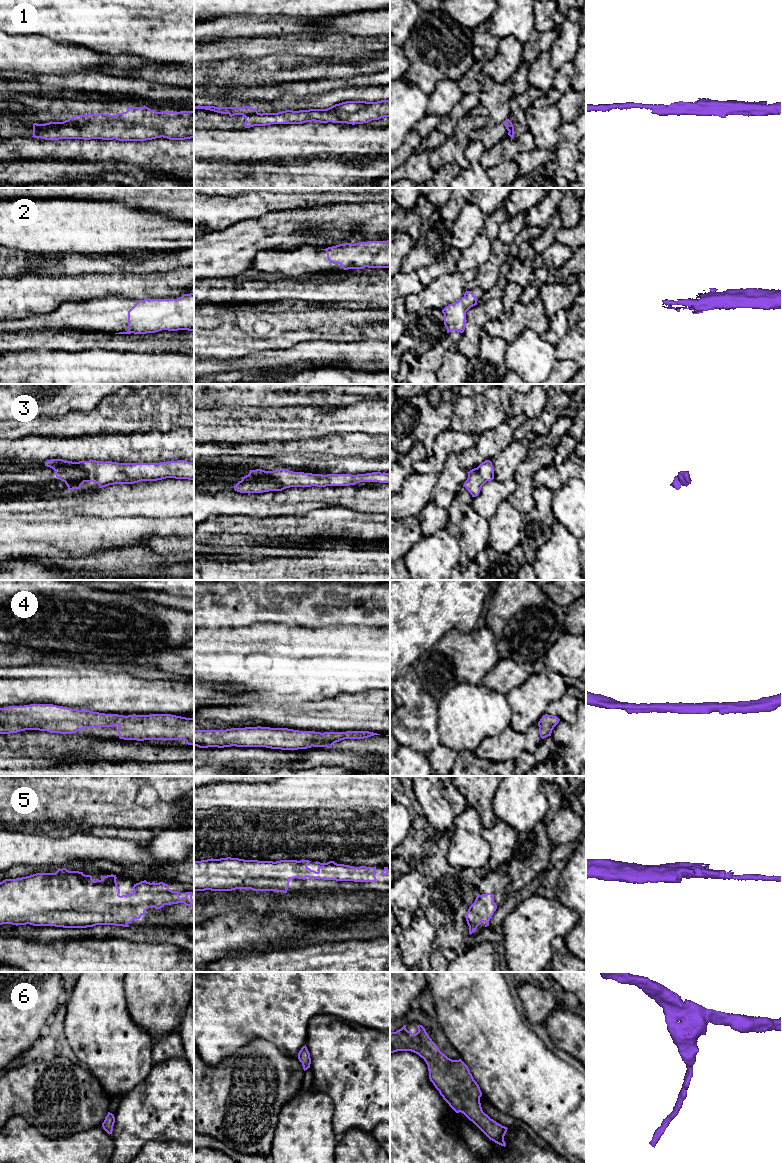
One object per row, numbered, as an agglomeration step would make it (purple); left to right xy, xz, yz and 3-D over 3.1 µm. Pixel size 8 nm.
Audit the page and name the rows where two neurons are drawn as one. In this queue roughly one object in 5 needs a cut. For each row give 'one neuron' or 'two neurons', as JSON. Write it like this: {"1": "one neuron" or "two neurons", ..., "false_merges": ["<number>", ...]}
{"1": "two neurons", "2": "one neuron", "3": "one neuron", "4": "one neuron", "5": "one neuron", "6": "one neuron", "false_merges": ["1"]}

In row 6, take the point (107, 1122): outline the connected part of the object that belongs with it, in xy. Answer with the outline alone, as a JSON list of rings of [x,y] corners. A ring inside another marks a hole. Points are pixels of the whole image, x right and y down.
[[[108,1112],[104,1122],[102,1123],[102,1127],[108,1134],[112,1134],[114,1123],[115,1123],[114,1115]]]

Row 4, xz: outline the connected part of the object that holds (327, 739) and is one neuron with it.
[[[245,727],[231,728],[226,730],[194,730],[194,746],[199,748],[208,747],[266,747],[281,750],[298,750],[313,747],[332,748],[332,745],[344,739],[364,739],[374,735],[380,735],[369,731],[346,731],[346,732],[315,732],[299,731],[288,728],[270,727]]]

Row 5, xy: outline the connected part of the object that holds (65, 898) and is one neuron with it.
[[[66,868],[58,869],[55,873],[36,873],[30,876],[5,879],[0,882],[0,925],[26,925],[55,926],[63,928],[87,928],[96,925],[115,925],[129,927],[135,919],[140,919],[148,908],[161,909],[164,905],[184,903],[191,906],[193,903],[192,892],[186,892],[185,897],[180,898],[178,891],[172,891],[168,885],[159,882],[147,882],[146,880],[134,884],[133,893],[120,896],[116,875],[102,876],[94,881],[91,875],[85,875],[79,871],[69,871]]]

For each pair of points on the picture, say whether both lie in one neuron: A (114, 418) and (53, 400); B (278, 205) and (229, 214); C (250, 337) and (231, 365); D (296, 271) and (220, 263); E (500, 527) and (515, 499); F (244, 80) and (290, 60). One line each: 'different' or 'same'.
A: different
B: same
C: different
D: different
E: different
F: same

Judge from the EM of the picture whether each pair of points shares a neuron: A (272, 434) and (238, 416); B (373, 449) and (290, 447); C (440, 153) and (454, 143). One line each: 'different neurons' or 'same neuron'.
A: same neuron
B: same neuron
C: same neuron

